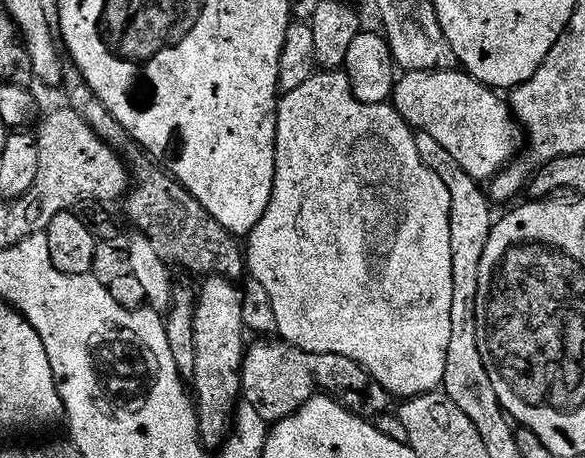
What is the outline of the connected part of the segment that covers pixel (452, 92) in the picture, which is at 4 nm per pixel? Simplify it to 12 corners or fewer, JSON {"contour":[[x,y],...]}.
{"contour":[[463,70],[404,72],[391,103],[477,182],[517,159],[499,91]]}

